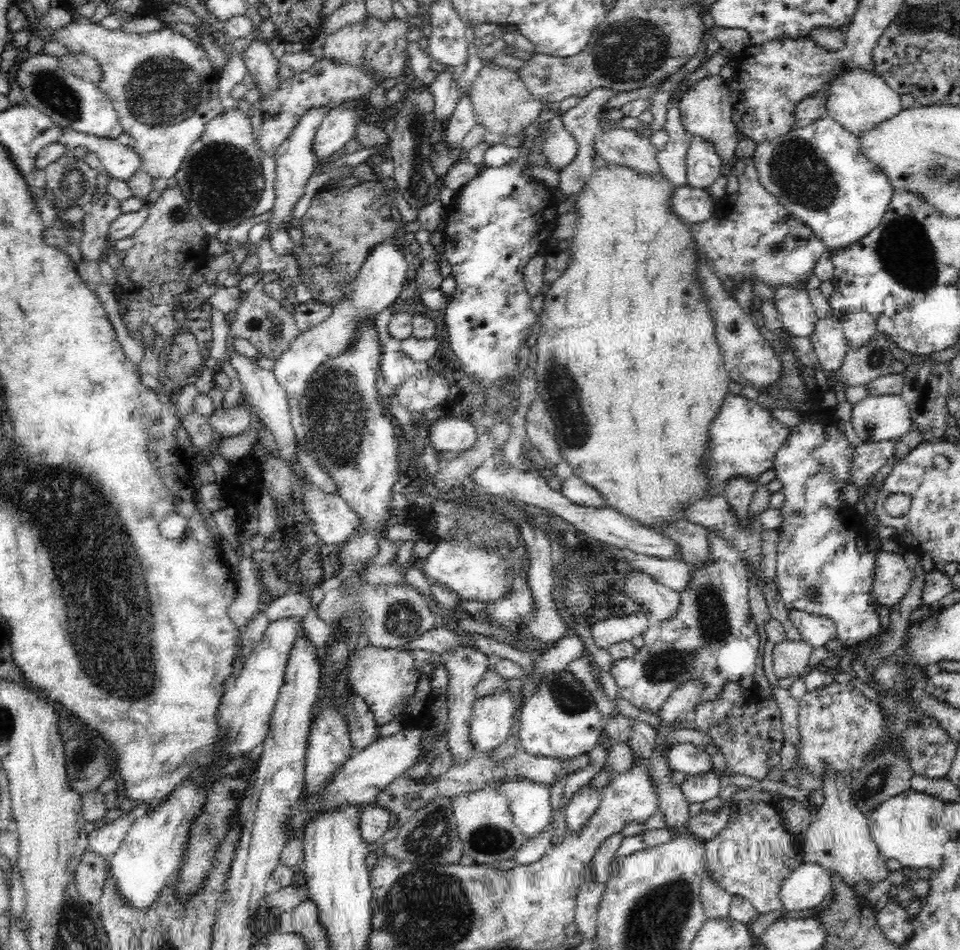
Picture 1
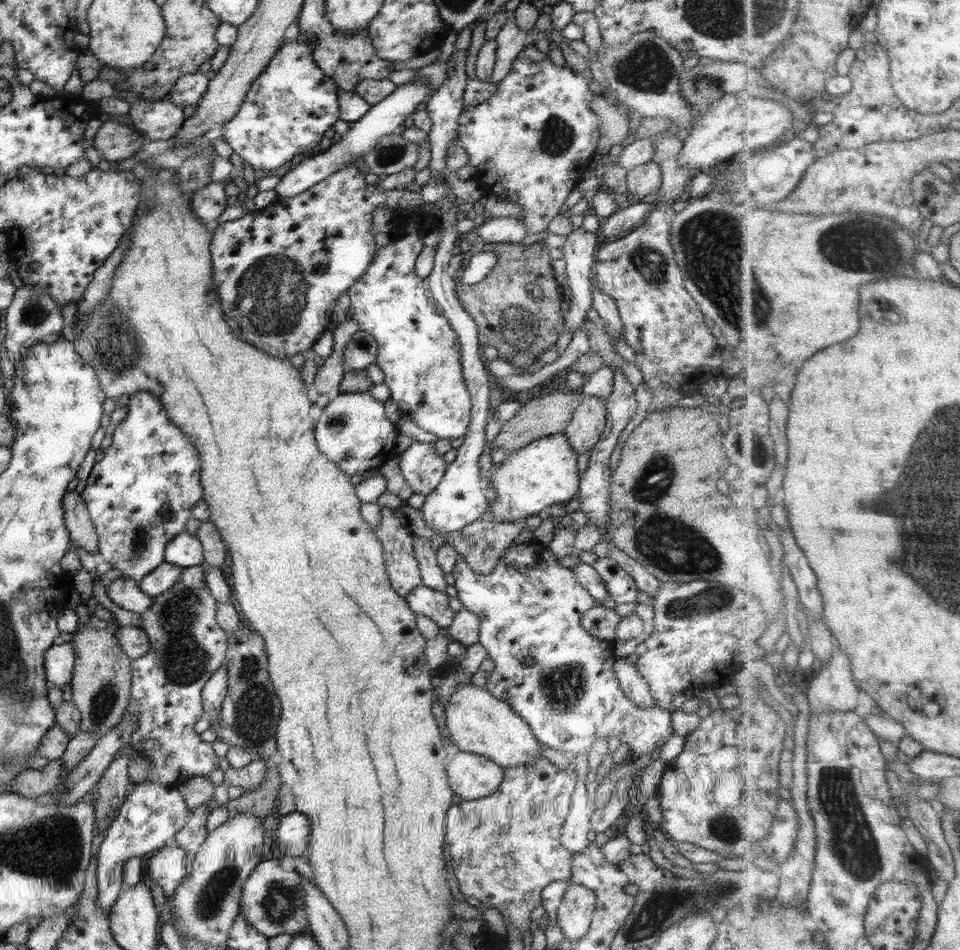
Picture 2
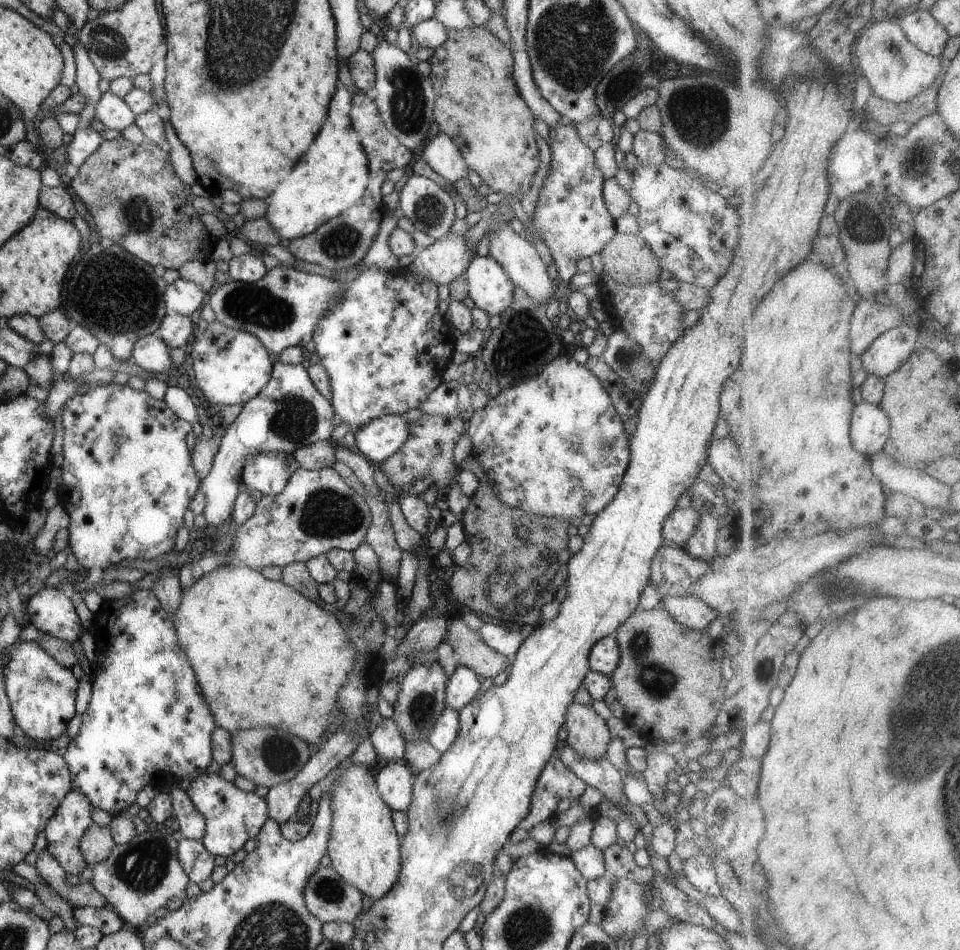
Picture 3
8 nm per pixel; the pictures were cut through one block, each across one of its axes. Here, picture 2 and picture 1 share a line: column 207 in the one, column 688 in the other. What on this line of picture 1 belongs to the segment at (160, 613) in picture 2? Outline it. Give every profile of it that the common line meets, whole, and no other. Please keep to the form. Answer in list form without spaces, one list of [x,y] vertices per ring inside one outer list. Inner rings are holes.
[[[716,529],[709,530],[708,540],[707,563],[692,568],[692,582],[680,593],[681,601],[674,616],[649,625],[642,634],[644,645],[636,651],[636,654],[625,660],[614,660],[612,664],[610,674],[614,677],[620,696],[643,711],[659,712],[670,698],[670,694],[678,686],[690,680],[703,682],[701,697],[695,706],[702,702],[718,700],[722,688],[728,682],[739,682],[744,690],[748,690],[755,683],[754,670],[758,664],[756,660],[760,656],[760,634],[748,605],[748,578],[744,562],[740,559],[738,549],[732,547],[732,541],[728,541]],[[692,743],[671,745],[665,752],[671,771],[684,772],[689,776],[697,776],[711,771],[712,757],[701,746]]]

